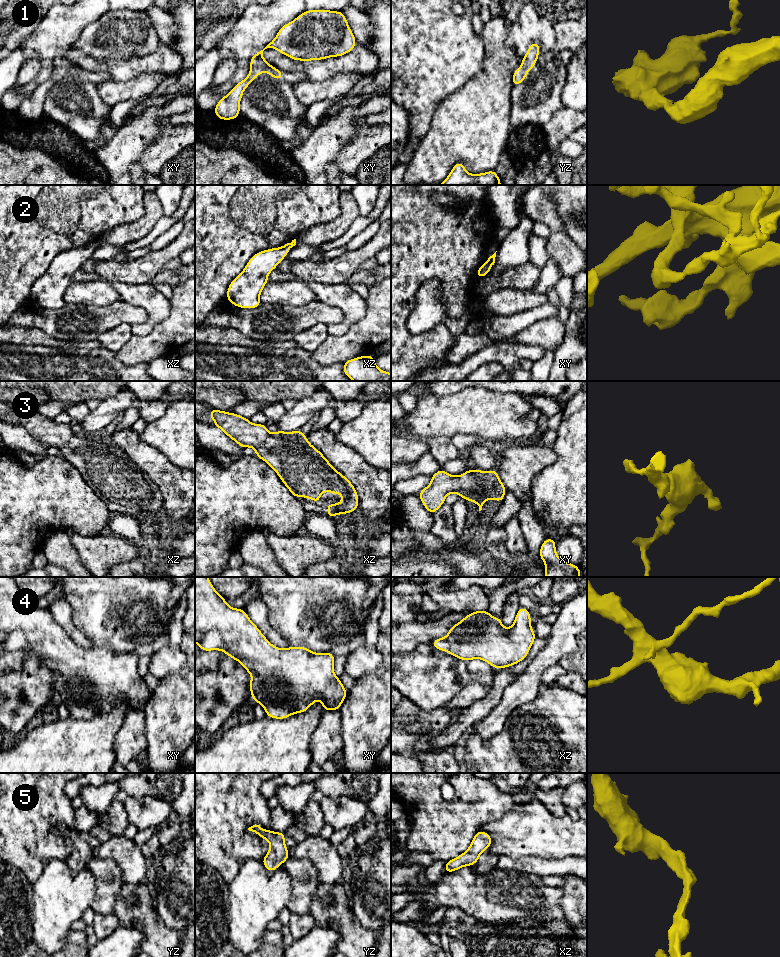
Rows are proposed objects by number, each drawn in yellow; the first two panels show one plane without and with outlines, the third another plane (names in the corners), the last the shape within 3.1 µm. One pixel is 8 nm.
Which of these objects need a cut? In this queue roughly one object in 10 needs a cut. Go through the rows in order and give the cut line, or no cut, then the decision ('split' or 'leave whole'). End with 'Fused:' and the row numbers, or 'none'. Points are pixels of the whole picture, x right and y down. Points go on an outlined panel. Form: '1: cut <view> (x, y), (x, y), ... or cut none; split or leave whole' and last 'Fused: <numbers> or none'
1: cut none; leave whole
2: cut none; leave whole
3: cut none; leave whole
4: cut none; leave whole
5: cut none; leave whole
Fused: none

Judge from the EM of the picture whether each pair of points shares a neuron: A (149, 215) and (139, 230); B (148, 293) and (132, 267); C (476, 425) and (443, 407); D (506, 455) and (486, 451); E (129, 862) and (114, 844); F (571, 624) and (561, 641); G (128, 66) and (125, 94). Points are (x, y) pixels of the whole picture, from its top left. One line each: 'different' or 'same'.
A: same
B: different
C: same
D: different
E: same
F: same
G: different

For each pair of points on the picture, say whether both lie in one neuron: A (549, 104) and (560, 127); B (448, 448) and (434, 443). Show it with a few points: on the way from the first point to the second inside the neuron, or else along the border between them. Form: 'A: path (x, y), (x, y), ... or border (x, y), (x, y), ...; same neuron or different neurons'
A: border (562, 106), (549, 121); different neurons
B: path (445, 448), (437, 445); same neuron

